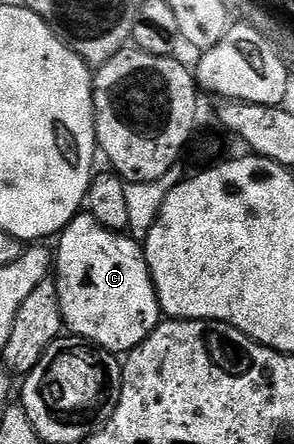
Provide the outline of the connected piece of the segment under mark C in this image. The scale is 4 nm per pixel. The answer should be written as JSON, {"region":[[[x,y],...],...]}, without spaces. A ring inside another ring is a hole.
{"region":[[[80,212],[71,222],[62,229],[61,234],[57,235],[56,243],[58,242],[58,254],[56,250],[56,285],[58,287],[58,299],[60,300],[60,312],[62,313],[63,327],[73,337],[79,340],[85,340],[87,343],[93,344],[114,356],[125,356],[131,350],[140,345],[152,331],[158,327],[159,322],[163,321],[164,315],[158,297],[156,296],[156,288],[154,281],[150,275],[150,269],[146,263],[146,251],[135,239],[131,238],[129,233],[109,230],[104,228],[91,214]]]}

